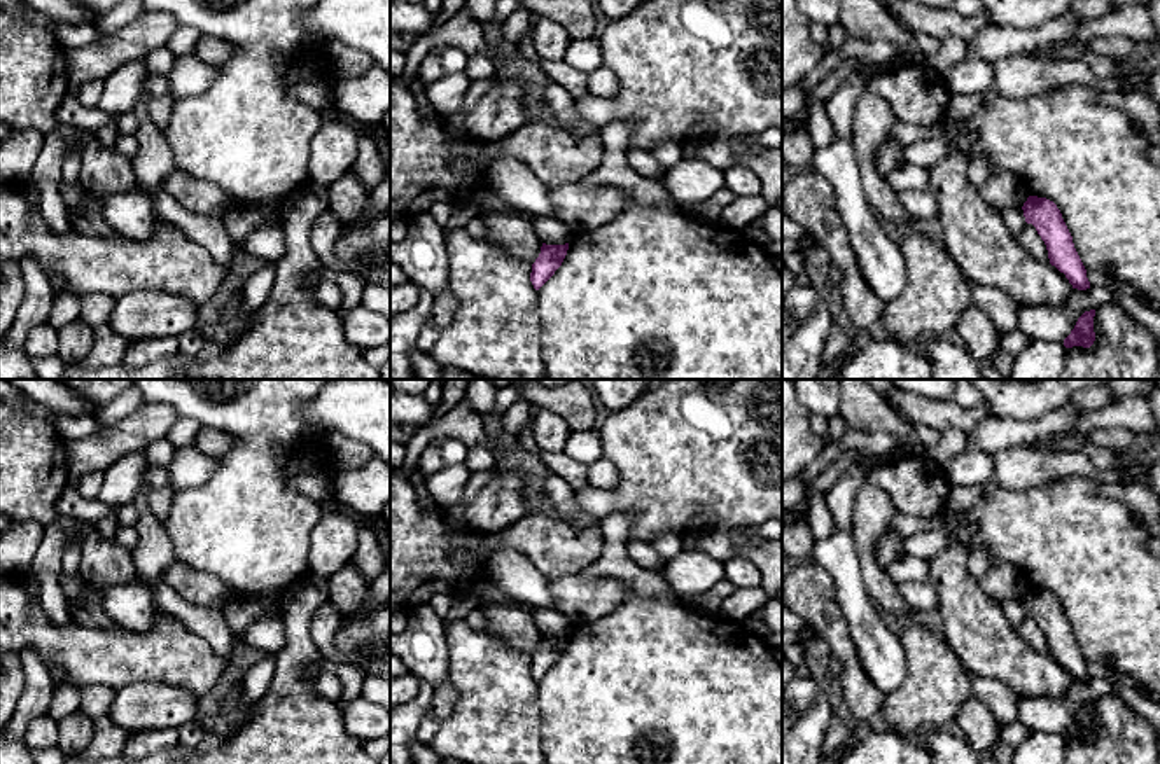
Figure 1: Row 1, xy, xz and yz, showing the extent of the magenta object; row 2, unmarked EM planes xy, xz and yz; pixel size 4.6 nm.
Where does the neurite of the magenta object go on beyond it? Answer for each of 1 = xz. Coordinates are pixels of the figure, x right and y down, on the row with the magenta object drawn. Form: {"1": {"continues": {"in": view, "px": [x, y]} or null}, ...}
{"1": {"continues": null}}

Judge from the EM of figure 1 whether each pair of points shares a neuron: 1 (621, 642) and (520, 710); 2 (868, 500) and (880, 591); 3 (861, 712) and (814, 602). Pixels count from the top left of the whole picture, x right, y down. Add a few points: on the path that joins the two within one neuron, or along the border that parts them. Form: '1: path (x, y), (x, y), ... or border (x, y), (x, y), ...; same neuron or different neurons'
1: border (536, 682), (536, 707), (541, 717), (543, 740); different neurons
2: path (868, 523), (866, 560), (870, 569); same neuron
3: path (854, 684), (849, 659), (831, 630); same neuron

